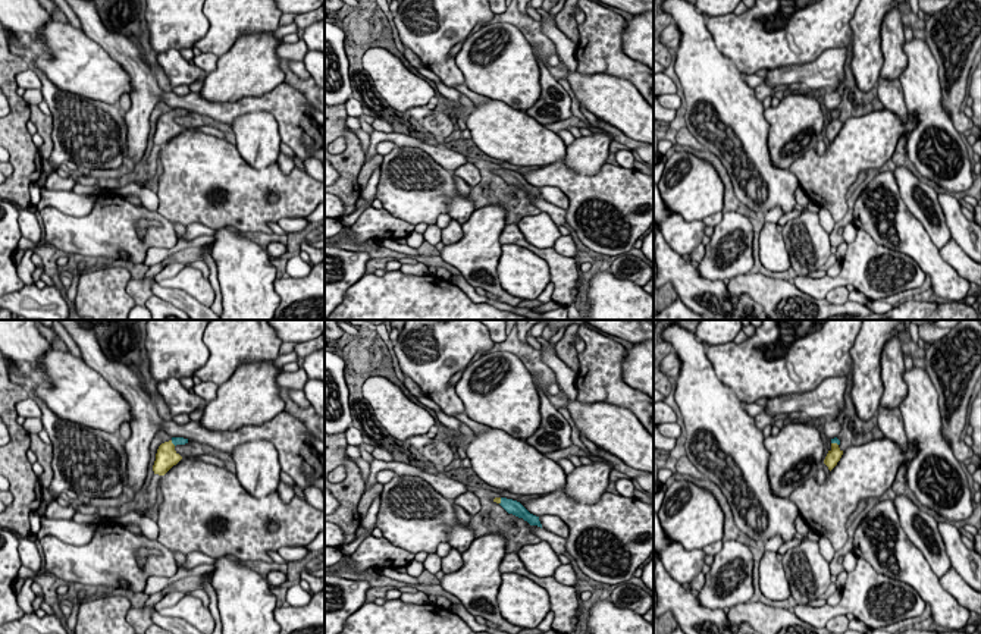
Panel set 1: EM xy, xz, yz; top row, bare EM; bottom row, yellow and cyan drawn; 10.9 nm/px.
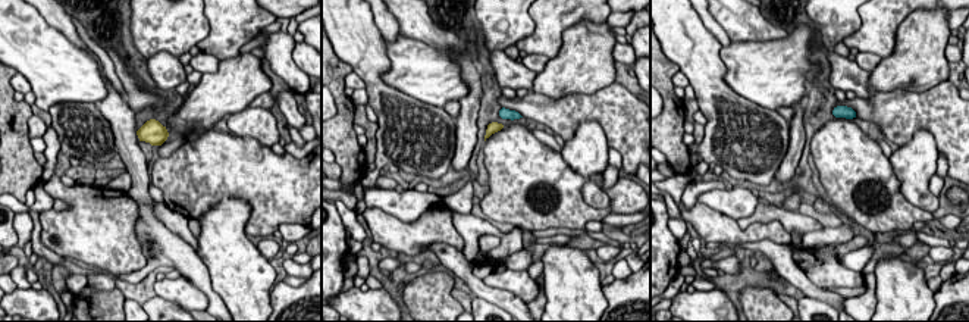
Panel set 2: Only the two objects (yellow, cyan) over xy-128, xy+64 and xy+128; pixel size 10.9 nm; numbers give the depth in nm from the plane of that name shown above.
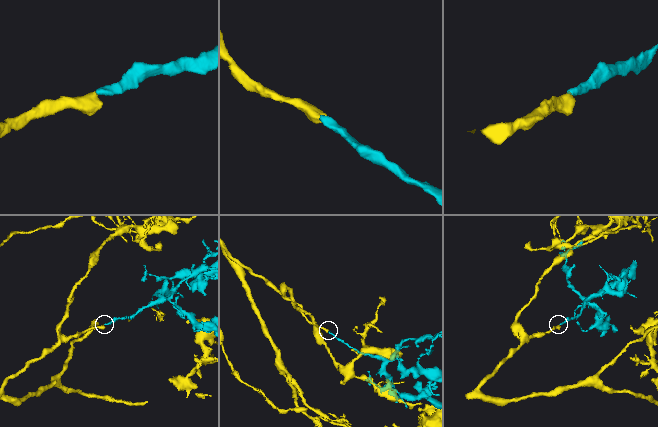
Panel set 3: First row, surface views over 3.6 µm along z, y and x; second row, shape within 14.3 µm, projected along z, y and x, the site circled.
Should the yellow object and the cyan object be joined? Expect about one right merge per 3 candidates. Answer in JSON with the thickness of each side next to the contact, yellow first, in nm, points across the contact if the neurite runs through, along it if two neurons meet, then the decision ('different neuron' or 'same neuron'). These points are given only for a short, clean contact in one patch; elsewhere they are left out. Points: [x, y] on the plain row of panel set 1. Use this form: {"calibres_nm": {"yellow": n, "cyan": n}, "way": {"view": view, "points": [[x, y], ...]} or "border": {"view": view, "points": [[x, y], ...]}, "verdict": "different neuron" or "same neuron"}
{"calibres_nm": {"yellow": 160, "cyan": 60}, "way": {"view": "yz", "points": [[833, 128], [834, 115], [833, 112]]}, "verdict": "same neuron"}

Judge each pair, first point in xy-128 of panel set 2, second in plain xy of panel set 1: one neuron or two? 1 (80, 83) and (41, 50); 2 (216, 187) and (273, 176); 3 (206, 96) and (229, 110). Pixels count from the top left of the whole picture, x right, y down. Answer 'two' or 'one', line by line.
1: two
2: one
3: two

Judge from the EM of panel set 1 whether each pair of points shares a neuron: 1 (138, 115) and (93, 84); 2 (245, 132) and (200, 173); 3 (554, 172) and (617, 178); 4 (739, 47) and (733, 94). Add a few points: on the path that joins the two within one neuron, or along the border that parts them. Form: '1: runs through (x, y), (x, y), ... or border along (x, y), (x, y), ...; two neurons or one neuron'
1: border along (116, 62), (129, 78), (129, 94); two neurons
2: border along (235, 146), (251, 166), (265, 166); two neurons
3: runs through (570, 182), (601, 184); one neuron
4: border along (714, 40), (714, 44), (745, 75); two neurons

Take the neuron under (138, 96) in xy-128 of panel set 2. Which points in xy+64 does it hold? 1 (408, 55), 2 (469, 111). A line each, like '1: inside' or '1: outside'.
1: outside
2: inside

